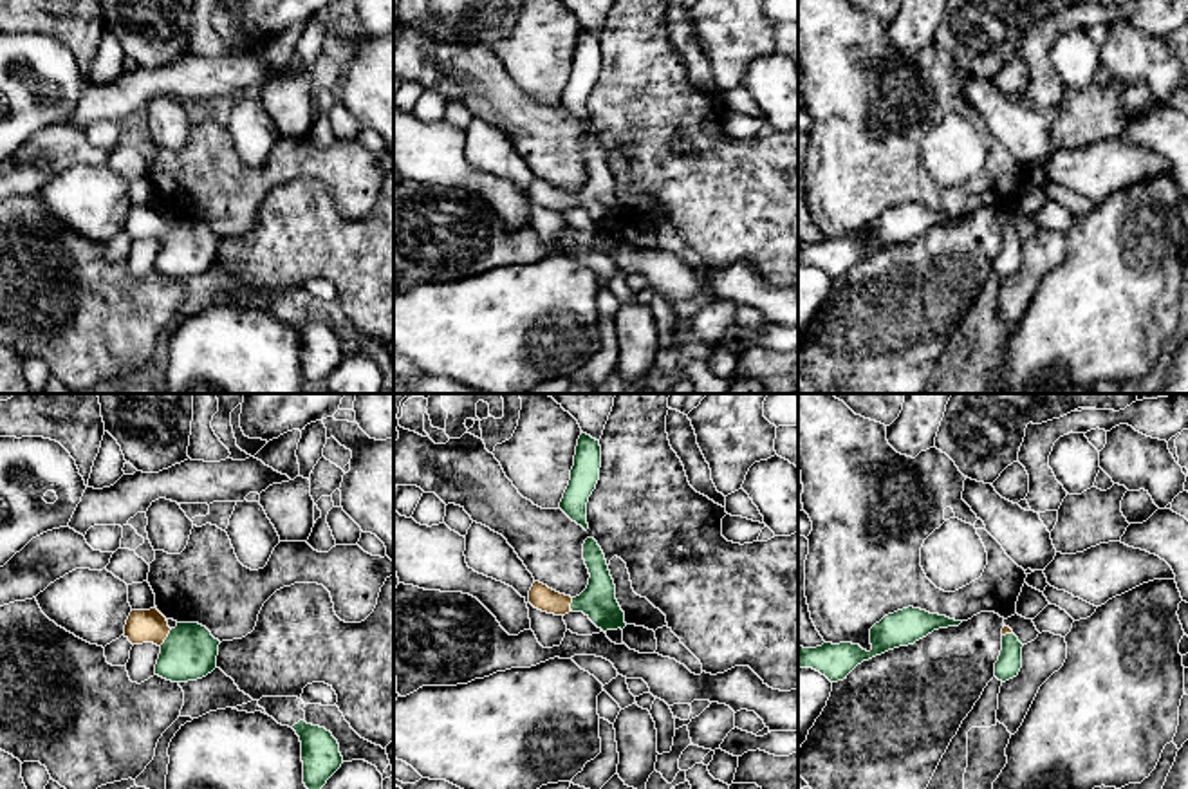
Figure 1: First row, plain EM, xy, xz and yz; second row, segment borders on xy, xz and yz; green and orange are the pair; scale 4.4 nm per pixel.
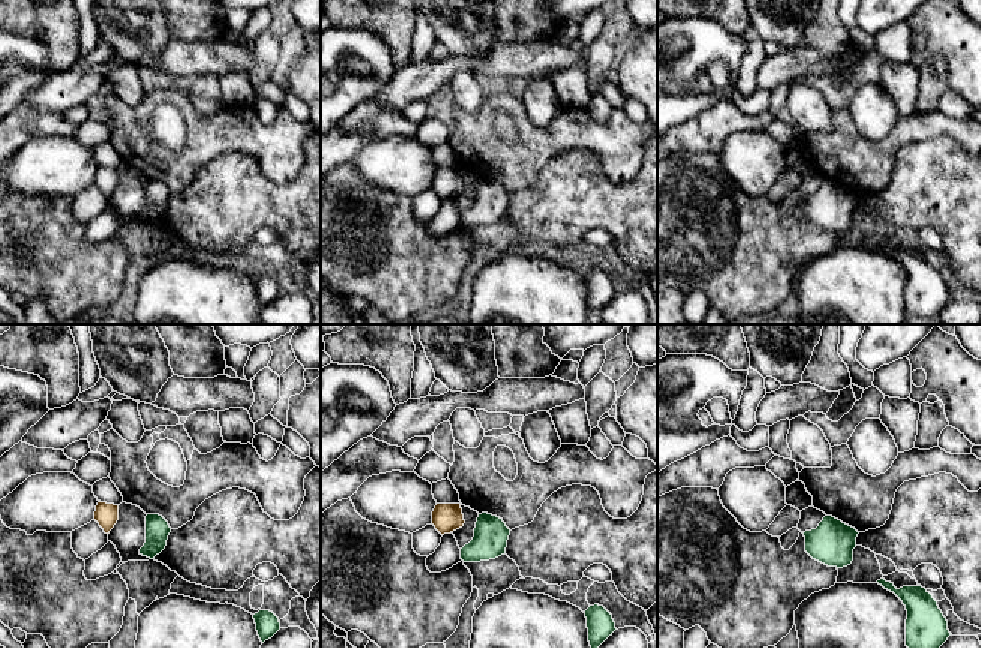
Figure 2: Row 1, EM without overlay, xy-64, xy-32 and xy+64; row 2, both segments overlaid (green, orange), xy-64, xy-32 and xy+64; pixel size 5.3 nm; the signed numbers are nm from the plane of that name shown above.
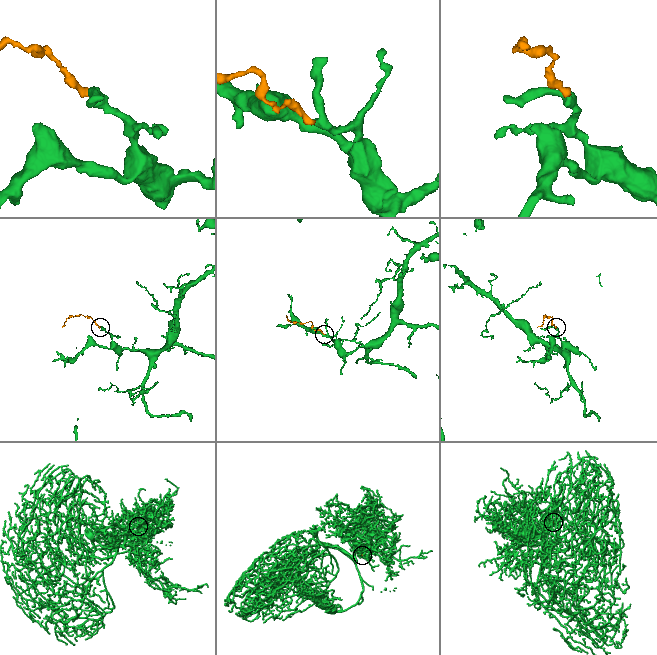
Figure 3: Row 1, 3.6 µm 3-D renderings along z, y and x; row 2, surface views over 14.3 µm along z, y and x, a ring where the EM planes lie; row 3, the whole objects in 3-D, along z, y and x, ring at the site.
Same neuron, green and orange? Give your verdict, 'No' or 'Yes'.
Yes

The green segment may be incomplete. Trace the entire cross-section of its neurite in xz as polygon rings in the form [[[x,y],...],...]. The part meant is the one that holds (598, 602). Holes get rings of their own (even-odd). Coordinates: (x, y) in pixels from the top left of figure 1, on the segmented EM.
[[[594,538],[585,540],[583,560],[590,578],[587,589],[580,596],[571,598],[534,581],[529,590],[529,603],[554,616],[583,612],[603,632],[623,630],[626,627],[625,612],[616,599],[616,585],[605,554]]]

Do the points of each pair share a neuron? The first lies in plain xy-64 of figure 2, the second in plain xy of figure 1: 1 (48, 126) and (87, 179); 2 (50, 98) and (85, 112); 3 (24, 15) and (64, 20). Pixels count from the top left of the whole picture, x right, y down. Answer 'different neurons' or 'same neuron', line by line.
1: different neurons
2: same neuron
3: same neuron

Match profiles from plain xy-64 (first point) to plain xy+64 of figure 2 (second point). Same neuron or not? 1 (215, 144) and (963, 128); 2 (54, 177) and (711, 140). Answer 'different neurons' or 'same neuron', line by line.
1: same neuron
2: different neurons

